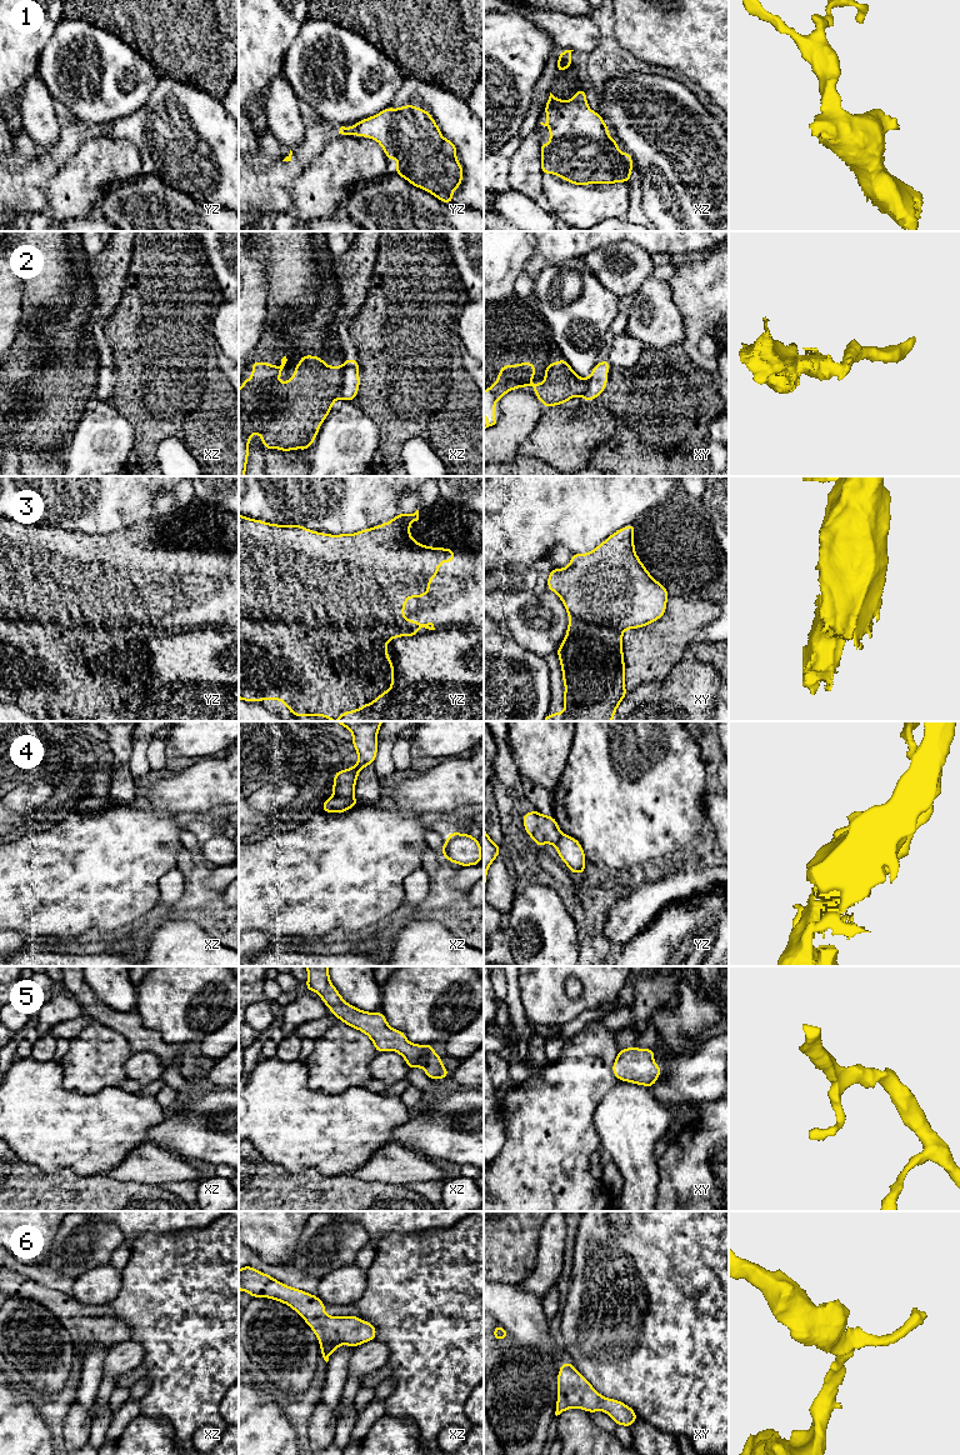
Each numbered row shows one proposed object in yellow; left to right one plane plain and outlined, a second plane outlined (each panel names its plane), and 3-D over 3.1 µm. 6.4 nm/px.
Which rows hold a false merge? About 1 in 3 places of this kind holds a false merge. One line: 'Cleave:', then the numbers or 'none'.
Cleave: 2, 4

